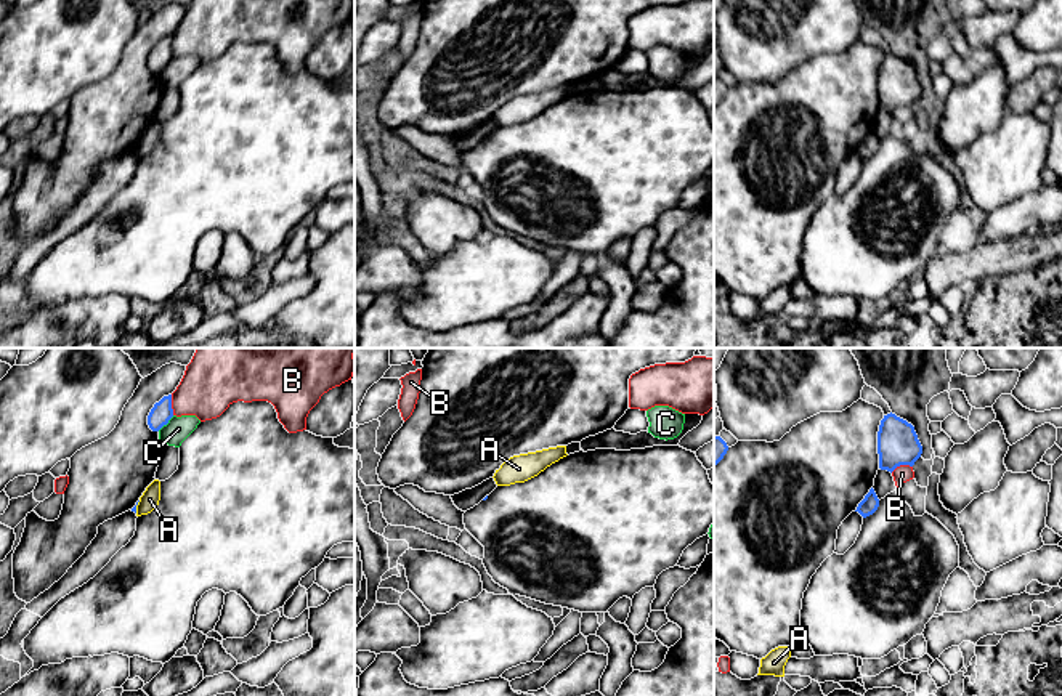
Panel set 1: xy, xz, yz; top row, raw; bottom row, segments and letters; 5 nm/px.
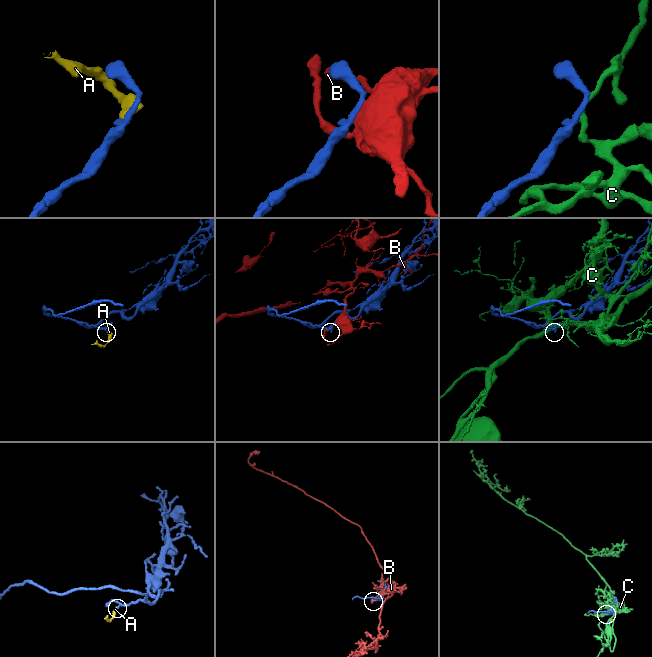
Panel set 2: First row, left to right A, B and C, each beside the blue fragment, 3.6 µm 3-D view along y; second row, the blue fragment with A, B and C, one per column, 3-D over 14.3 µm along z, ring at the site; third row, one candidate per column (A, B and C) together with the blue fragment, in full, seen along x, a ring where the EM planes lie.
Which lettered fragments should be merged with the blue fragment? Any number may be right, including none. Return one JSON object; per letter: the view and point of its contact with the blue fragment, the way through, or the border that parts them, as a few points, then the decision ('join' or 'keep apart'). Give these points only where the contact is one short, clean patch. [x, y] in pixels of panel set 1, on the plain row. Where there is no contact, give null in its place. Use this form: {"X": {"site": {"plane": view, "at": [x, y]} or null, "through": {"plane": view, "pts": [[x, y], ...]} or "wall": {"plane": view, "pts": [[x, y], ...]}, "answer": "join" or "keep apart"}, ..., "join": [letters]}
{"A": {"site": {"plane": "xy", "at": [135, 148]}, "wall": {"plane": "xy", "pts": [[140, 141], [135, 153]]}, "answer": "keep apart"}, "B": {"site": {"plane": "yz", "at": [900, 105]}, "answer": "keep apart"}, "C": {"site": {"plane": "xy", "at": [166, 64]}, "answer": "keep apart"}, "join": []}

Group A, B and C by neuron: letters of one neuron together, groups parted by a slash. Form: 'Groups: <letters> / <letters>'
Groups: A / B / C

